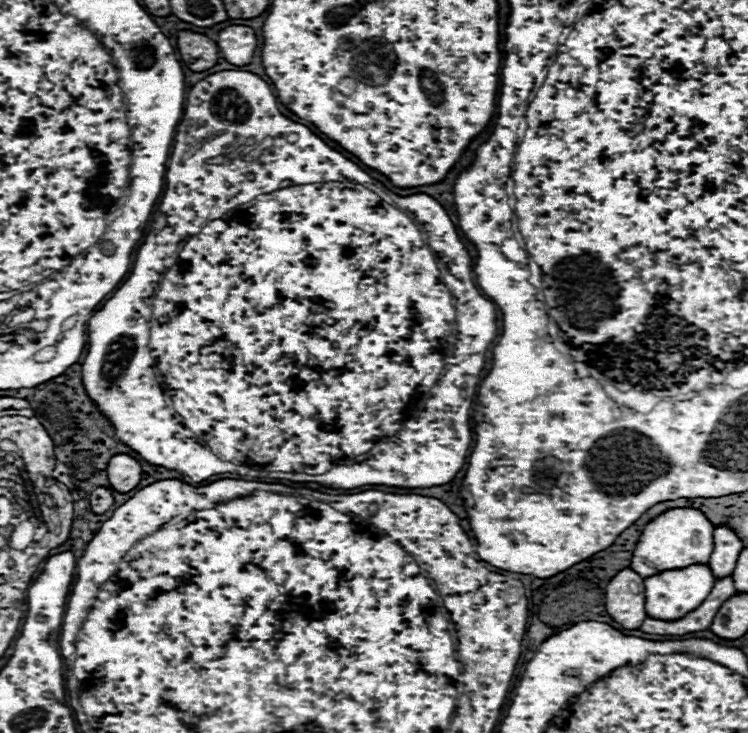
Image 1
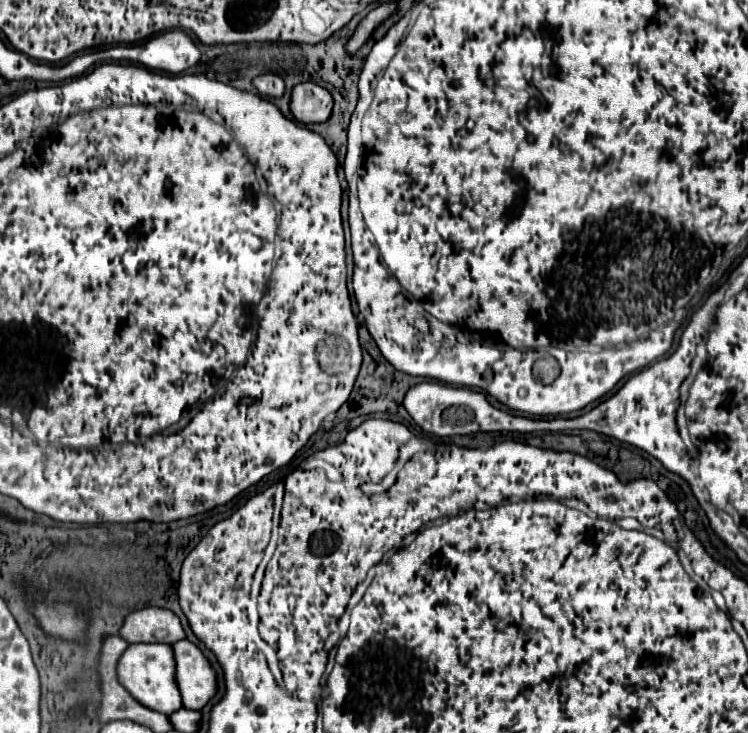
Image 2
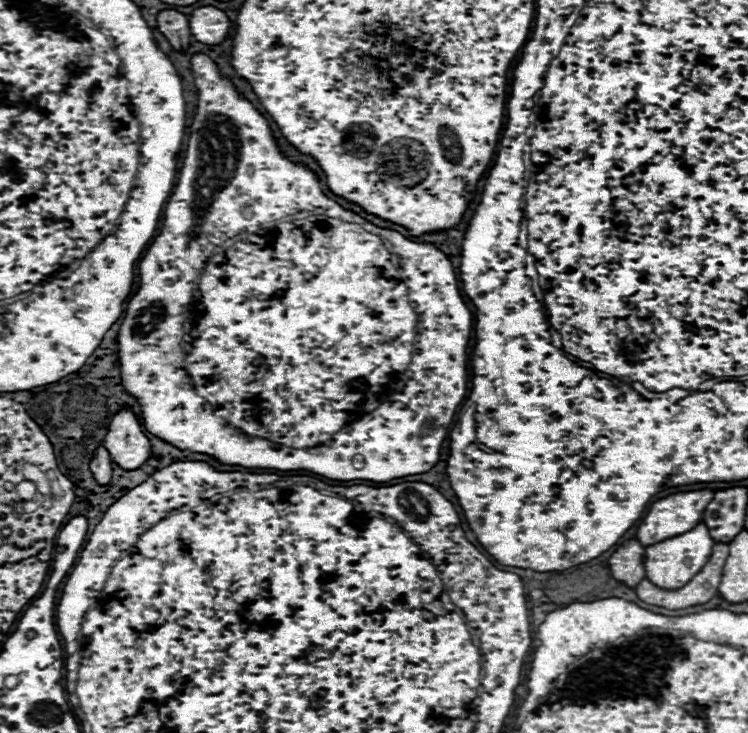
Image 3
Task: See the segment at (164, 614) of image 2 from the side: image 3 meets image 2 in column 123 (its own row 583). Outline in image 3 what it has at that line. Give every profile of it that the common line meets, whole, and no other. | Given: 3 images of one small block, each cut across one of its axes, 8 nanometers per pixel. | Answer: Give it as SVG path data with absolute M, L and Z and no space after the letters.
M626 540L608 560L610 572L616 580L636 588L644 578L644 546L638 540Z

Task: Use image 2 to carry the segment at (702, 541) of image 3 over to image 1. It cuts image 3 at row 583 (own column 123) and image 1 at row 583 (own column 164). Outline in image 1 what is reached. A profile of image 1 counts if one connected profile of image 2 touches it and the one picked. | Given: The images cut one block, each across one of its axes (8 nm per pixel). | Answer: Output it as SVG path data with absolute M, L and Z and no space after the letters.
M690 566L684 570L668 570L644 580L646 586L646 614L656 620L680 620L688 612L696 610L710 590L714 588L714 576L708 566Z

